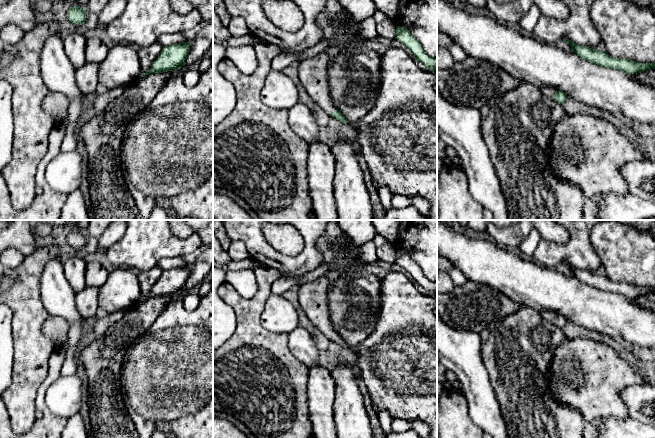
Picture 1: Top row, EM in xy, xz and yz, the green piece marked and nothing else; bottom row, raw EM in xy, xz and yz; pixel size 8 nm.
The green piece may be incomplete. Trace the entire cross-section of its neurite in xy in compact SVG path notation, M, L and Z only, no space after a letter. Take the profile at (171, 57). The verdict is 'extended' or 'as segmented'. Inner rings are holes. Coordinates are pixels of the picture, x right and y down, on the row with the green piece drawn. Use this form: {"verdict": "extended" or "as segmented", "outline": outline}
{"verdict": "as segmented", "outline": "M184 42L163 47L161 53L153 62L148 72L142 73L144 77L150 73L163 73L165 71L174 71L183 66L189 53L190 43Z"}

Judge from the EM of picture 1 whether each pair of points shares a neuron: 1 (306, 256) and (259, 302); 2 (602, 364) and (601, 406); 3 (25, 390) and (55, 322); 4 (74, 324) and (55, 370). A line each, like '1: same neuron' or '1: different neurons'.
1: different neurons
2: same neuron
3: different neurons
4: different neurons

